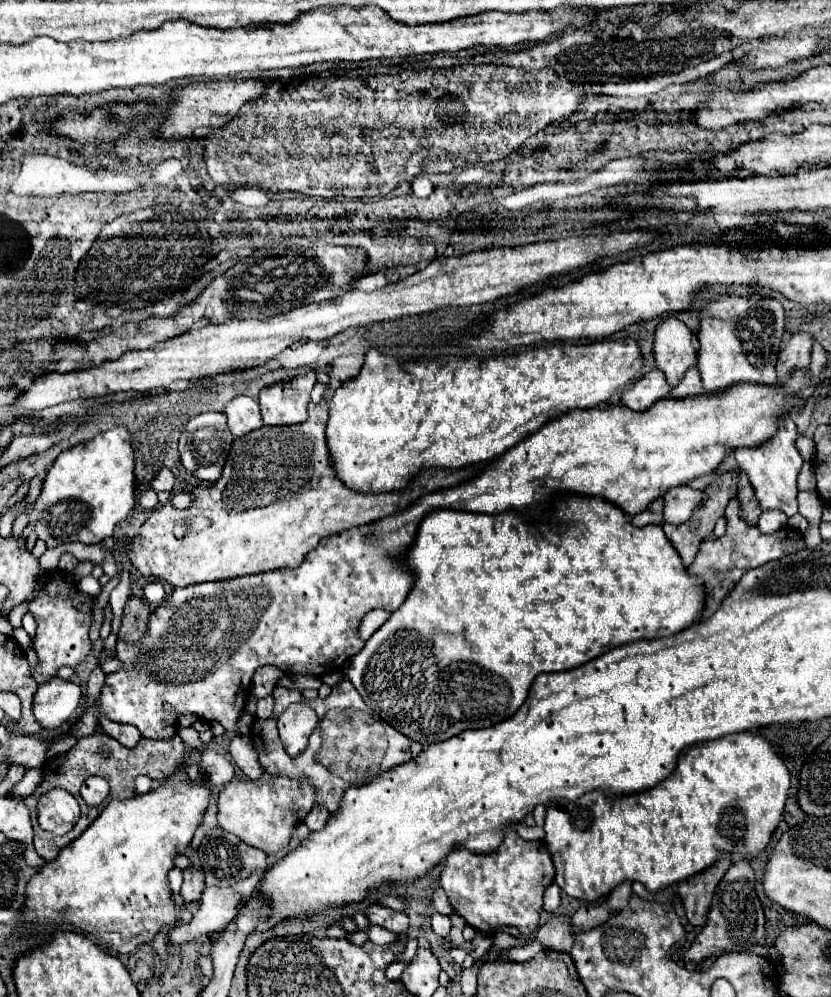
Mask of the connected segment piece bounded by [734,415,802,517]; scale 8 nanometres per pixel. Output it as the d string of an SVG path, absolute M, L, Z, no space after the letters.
M782 415L778 433L772 439L766 439L764 443L760 443L760 447L738 447L738 451L734 451L738 467L748 475L748 479L756 491L756 497L760 501L760 507L764 511L766 509L780 509L788 517L798 513L796 477L802 467L802 457L800 457L798 449L794 447L796 437L798 437L798 433L796 433L794 421L790 419L790 415Z

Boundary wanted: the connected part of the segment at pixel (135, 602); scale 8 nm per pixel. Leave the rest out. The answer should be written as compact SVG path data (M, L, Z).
M130 597L124 607L122 629L120 629L118 637L128 639L128 641L138 641L146 631L146 623L150 619L150 613L152 613L152 609L148 605L144 605L142 599Z

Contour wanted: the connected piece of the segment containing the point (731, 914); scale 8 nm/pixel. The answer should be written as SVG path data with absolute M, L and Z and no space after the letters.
M736 859L732 863L732 867L726 871L726 875L722 877L722 881L718 883L710 911L708 911L708 921L684 957L688 961L694 961L696 967L700 969L704 959L718 955L722 951L724 953L746 953L754 945L764 943L764 935L766 935L764 923L766 921L764 921L762 905L760 905L756 889L754 889L754 871L752 871L748 859Z

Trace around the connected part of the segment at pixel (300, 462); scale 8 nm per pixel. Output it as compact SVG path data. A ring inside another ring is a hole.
M320 401L318 405L310 403L308 413L310 413L308 421L300 425L284 425L284 427L264 425L236 439L226 459L222 477L210 487L204 487L204 485L196 487L192 491L196 501L192 503L190 509L178 511L170 503L154 509L148 521L140 527L138 535L128 545L128 555L130 555L132 565L144 577L156 577L174 587L188 587L188 585L196 585L204 581L222 581L230 577L282 569L282 567L298 567L302 559L306 557L306 553L312 551L316 543L320 543L320 539L334 535L348 527L358 527L358 525L366 525L366 523L384 519L384 517L396 515L404 511L404 507L410 507L412 503L416 503L416 499L420 499L422 495L452 487L476 475L476 467L466 467L466 469L456 469L456 471L426 469L404 491L392 491L392 493L380 493L380 495L356 493L336 479L336 475L332 473L330 461L328 461L328 445L324 437L328 405L324 401ZM190 515L204 515L212 519L212 525L204 531L188 533L184 539L176 539L172 533L176 521L190 517Z

